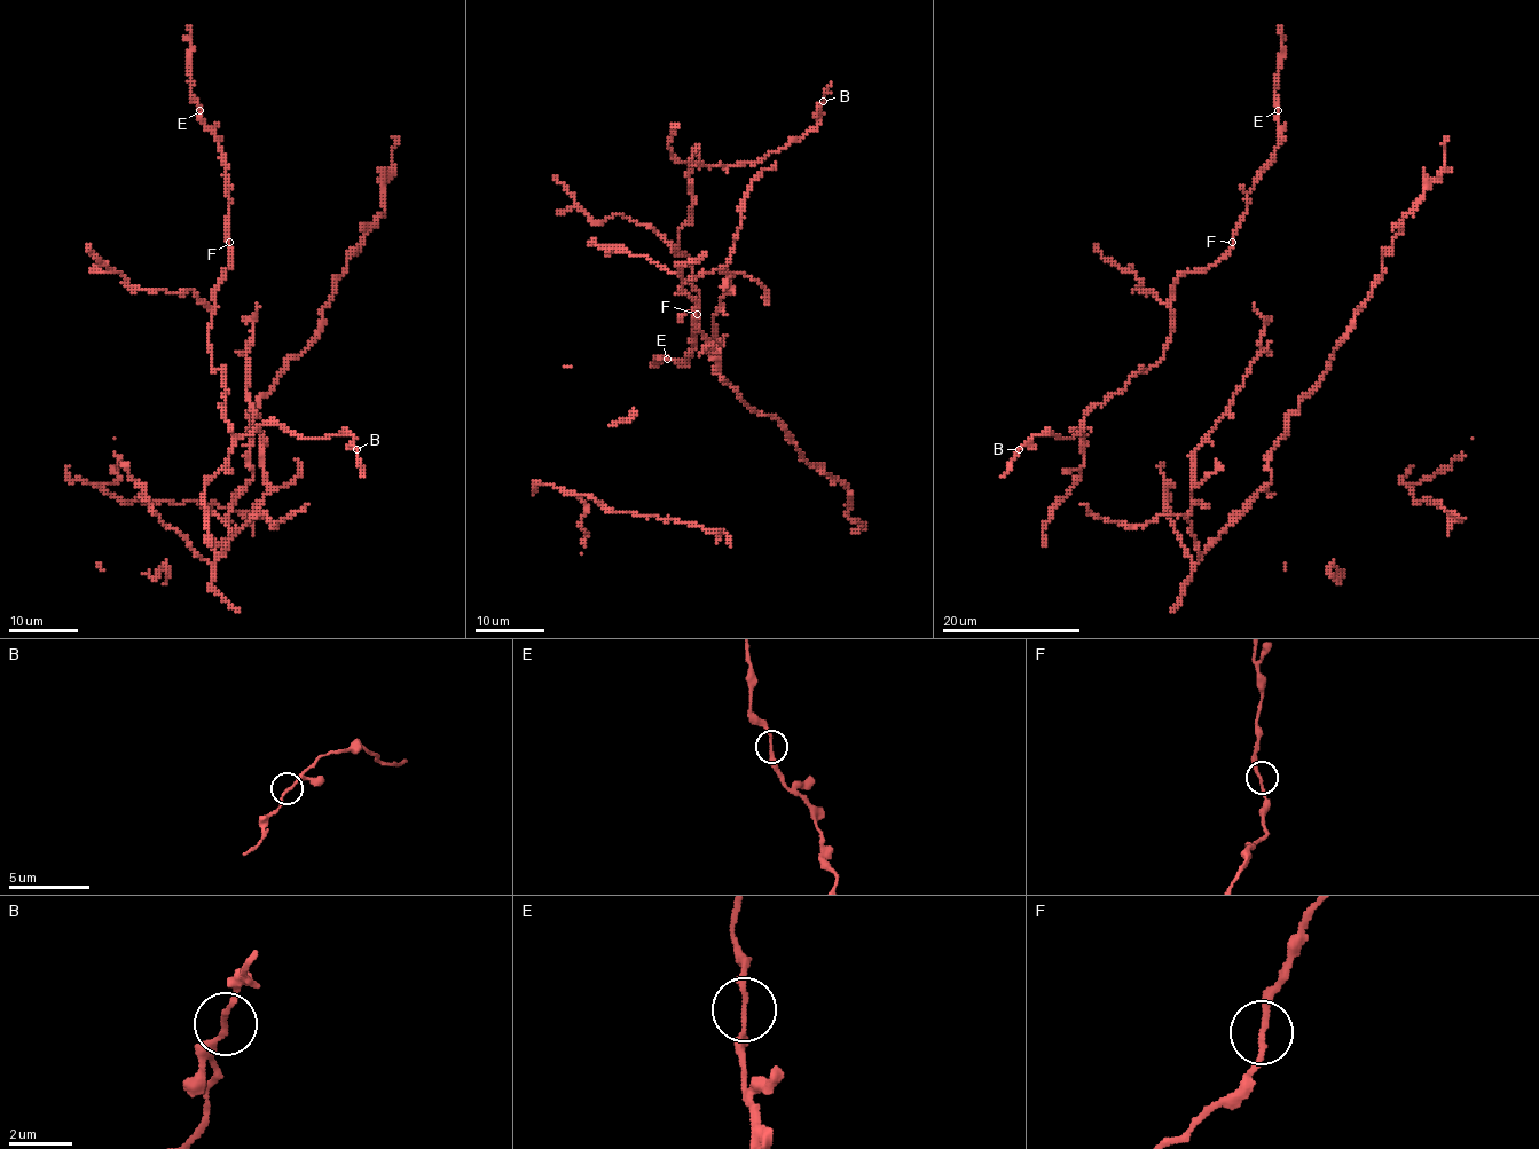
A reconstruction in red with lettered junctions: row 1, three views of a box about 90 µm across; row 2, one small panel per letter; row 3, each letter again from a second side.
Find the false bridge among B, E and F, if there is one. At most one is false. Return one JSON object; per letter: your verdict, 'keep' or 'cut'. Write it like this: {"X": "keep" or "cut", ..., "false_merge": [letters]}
{"B": "keep", "E": "keep", "F": "keep", "false_merge": []}

